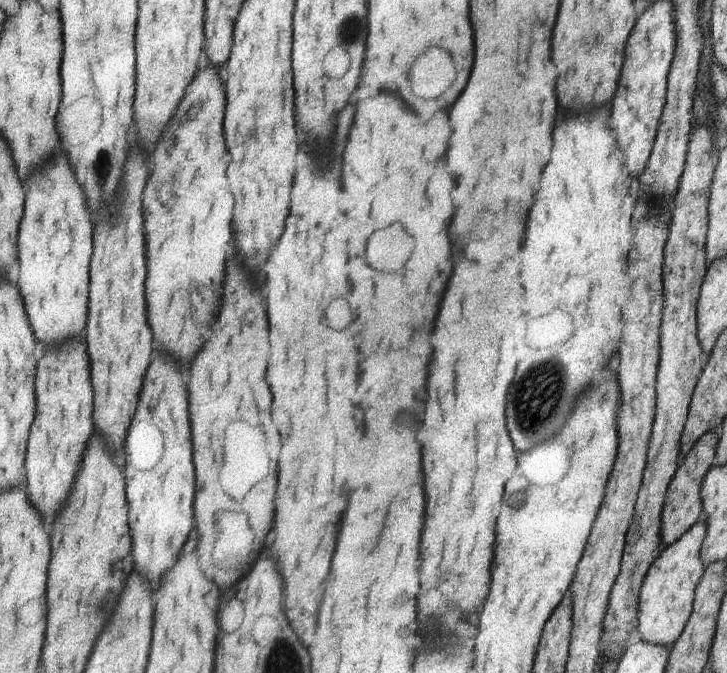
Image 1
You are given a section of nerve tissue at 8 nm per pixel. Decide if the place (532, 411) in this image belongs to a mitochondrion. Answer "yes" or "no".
yes

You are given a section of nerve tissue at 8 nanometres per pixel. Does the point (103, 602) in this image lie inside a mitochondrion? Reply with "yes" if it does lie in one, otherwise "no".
yes

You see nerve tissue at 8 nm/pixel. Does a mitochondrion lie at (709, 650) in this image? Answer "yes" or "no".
no

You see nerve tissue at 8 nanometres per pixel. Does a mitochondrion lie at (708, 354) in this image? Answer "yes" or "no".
no

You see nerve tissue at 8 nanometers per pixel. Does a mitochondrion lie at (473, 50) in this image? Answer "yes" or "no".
no

